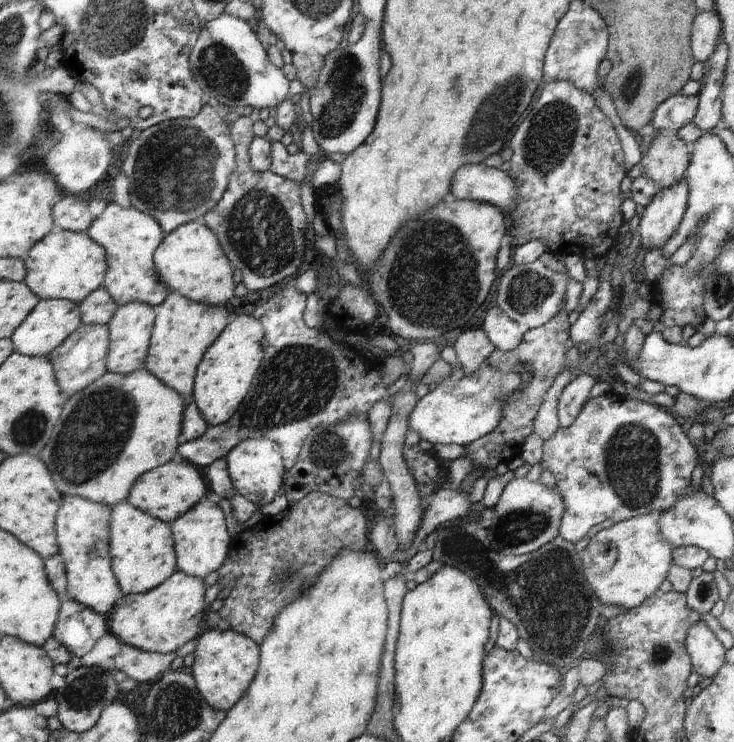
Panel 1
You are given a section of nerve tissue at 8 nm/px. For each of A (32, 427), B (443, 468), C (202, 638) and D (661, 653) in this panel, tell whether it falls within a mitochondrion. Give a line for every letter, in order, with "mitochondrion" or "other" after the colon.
A: mitochondrion
B: other
C: other
D: mitochondrion

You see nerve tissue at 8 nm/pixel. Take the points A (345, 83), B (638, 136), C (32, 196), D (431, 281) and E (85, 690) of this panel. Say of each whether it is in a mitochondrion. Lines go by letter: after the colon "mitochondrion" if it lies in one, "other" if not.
A: mitochondrion
B: other
C: other
D: mitochondrion
E: mitochondrion

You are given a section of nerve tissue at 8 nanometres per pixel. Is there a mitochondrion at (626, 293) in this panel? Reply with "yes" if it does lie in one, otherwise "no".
no

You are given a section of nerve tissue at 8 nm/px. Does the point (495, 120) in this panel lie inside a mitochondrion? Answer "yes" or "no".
yes

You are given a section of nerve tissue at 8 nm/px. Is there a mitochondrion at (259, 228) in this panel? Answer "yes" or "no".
yes

